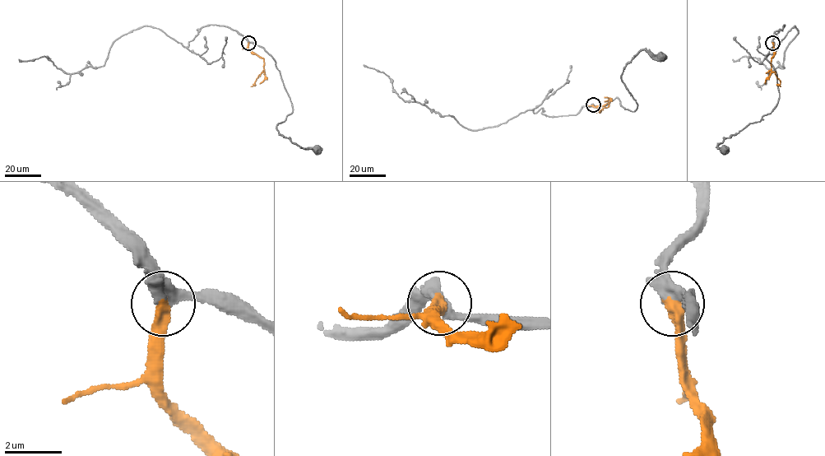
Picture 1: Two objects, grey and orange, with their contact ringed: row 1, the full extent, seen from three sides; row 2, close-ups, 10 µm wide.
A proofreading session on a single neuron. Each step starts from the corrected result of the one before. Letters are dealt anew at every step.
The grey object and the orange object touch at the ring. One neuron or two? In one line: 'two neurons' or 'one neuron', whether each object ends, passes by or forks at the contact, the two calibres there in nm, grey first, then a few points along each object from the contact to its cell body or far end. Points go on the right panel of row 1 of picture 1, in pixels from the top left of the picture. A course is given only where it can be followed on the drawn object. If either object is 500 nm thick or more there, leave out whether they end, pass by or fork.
one neuron | grey passes by | orange ends | 400/440 nm | grey via (772, 43), (765, 57), (776, 74), (776, 105), (760, 121), (751, 123), (717, 145), (725, 149) | orange via (772, 43), (771, 71), (776, 72), (780, 86)

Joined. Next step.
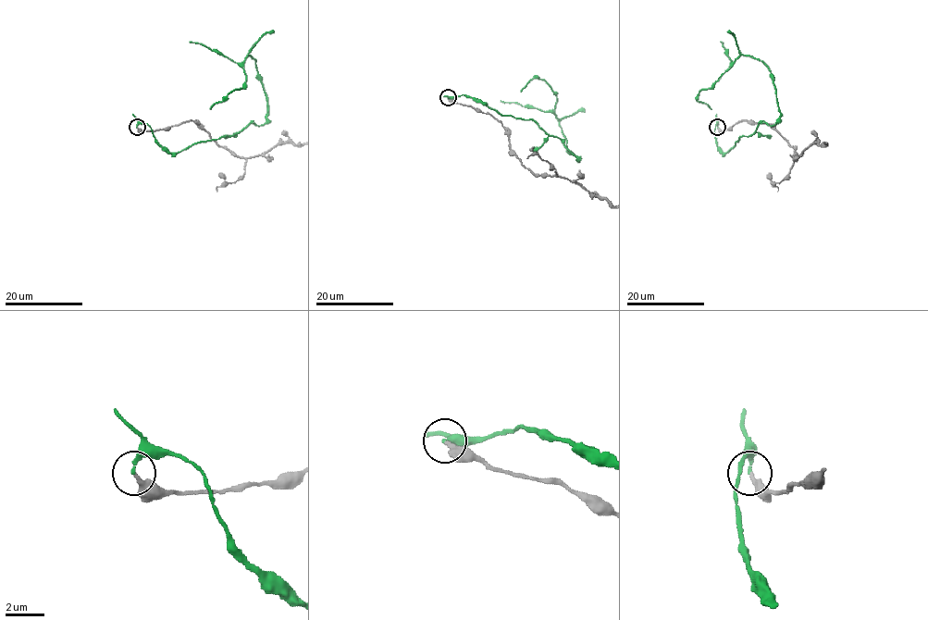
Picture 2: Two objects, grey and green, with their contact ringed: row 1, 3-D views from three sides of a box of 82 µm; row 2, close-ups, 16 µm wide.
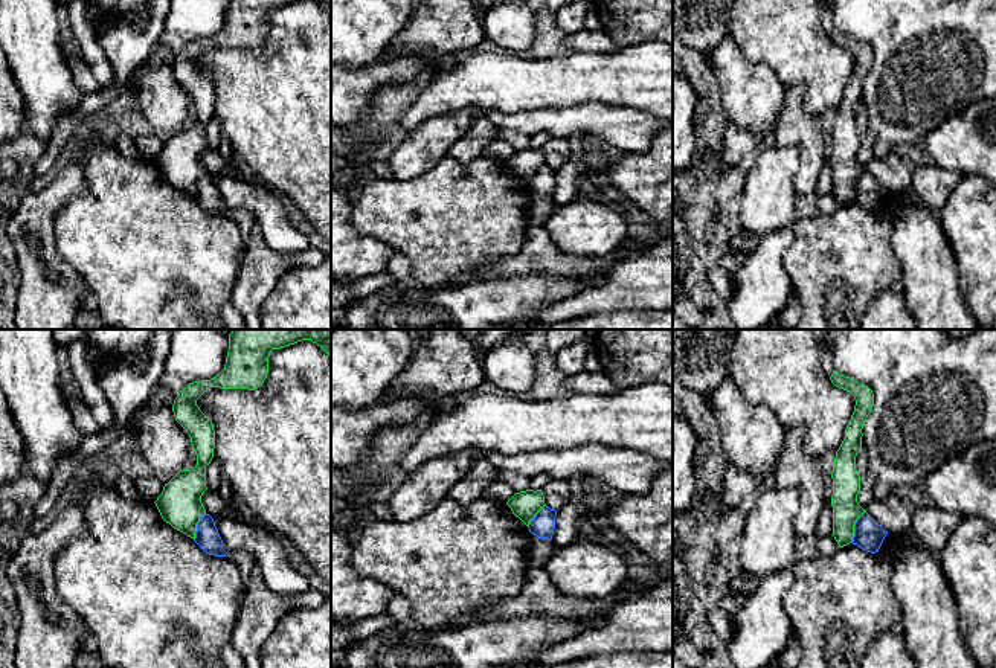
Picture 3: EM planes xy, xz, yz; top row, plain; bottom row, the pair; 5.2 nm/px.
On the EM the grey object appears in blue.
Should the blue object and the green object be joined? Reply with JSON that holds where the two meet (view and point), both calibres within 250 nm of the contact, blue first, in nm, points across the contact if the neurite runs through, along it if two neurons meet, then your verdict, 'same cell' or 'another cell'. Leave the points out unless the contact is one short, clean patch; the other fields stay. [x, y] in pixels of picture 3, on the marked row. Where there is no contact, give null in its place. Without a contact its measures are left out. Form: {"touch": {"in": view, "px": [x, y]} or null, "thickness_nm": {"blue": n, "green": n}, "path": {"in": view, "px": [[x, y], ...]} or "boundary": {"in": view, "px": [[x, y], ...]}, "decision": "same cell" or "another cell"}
{"touch": {"in": "yz", "px": [854, 526]}, "thickness_nm": {"blue": 160, "green": 140}, "boundary": {"in": "yz", "px": [[865, 510], [854, 523], [854, 536], [850, 542]]}, "decision": "another cell"}

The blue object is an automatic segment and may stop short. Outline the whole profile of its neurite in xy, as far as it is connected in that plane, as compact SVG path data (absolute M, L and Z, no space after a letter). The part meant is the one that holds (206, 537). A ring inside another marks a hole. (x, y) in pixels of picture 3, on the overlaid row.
M204 514L197 523L194 541L209 555L226 557L230 551L221 540L214 519Z

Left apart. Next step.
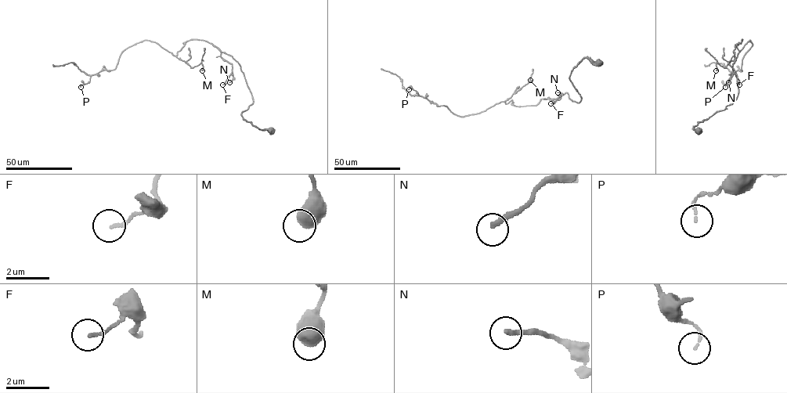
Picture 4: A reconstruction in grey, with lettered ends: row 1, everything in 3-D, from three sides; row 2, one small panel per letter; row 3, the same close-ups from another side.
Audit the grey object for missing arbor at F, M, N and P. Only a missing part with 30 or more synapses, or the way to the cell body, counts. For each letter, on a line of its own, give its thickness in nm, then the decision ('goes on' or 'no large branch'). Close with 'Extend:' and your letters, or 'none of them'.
F: 140 nm thick; no large branch
M: 650 nm thick; no large branch
N: 220 nm thick; goes on
P: 100 nm thick; no large branch
Extend: N

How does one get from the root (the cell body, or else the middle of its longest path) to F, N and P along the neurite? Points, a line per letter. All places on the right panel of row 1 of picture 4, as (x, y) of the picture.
F: (699, 131), (693, 127), (724, 110), (738, 96), (737, 76), (728, 63), (734, 52), (733, 72), (739, 84)
N: (699, 131), (693, 127), (724, 110), (738, 96), (737, 76), (728, 63), (734, 52), (728, 82)
P: (699, 131), (737, 96), (728, 63), (749, 40), (725, 87)

